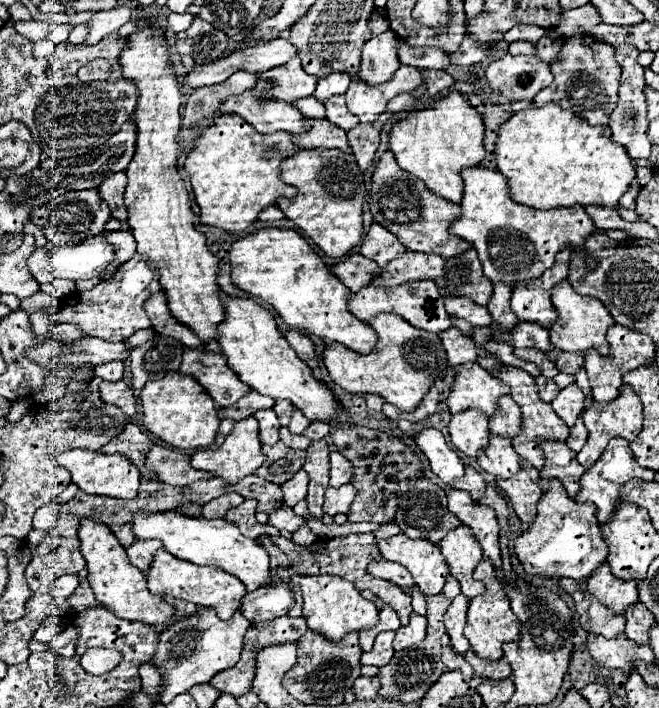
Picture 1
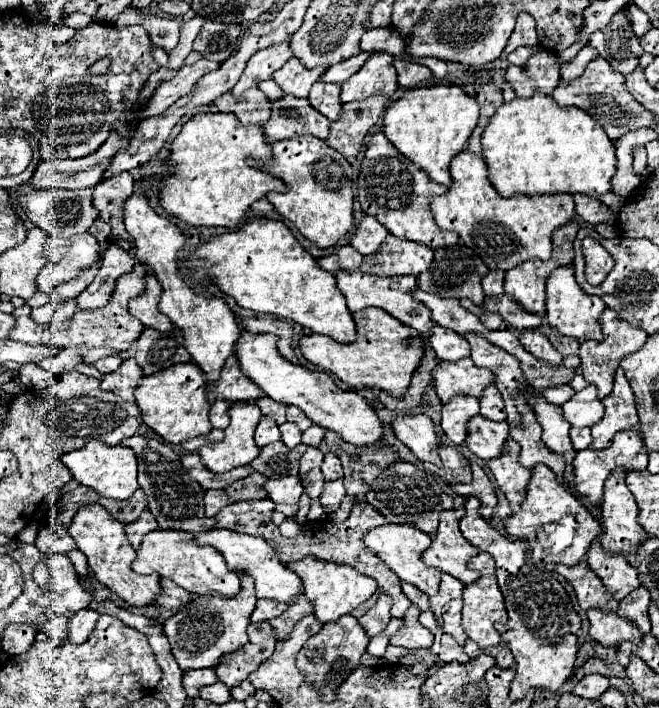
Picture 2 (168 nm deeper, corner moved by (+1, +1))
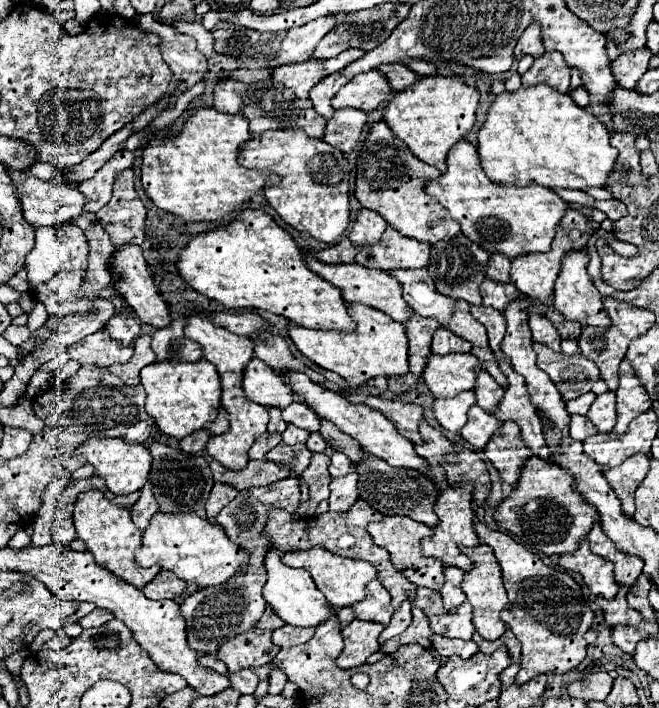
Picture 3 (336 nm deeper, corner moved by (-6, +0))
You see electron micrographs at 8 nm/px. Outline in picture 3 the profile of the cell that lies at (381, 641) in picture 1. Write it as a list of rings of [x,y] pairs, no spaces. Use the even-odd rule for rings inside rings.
[[[405,600],[395,612],[393,618],[389,622],[389,626],[381,632],[381,644],[397,634],[401,634],[403,630],[407,630],[407,626],[411,624],[411,600]]]

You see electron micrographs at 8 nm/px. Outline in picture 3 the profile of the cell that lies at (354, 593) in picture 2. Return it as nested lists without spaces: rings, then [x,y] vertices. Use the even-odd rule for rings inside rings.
[[[321,546],[303,550],[303,552],[299,552],[299,550],[285,552],[281,560],[285,564],[289,564],[289,566],[301,566],[301,568],[305,568],[311,574],[315,586],[325,594],[325,598],[329,600],[331,608],[335,608],[335,610],[351,606],[351,604],[363,600],[365,586],[371,580],[377,578],[375,576],[375,566],[371,566],[369,562],[365,562],[365,560],[353,560],[353,558],[343,558],[343,556],[337,556],[337,554],[333,554],[333,552],[329,552],[329,550],[321,548]]]

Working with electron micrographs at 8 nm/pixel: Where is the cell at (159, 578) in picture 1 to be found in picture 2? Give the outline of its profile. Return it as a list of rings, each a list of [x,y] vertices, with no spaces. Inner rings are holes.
[[[150,531],[138,549],[138,557],[132,563],[132,571],[138,575],[158,573],[160,577],[172,579],[176,585],[194,595],[236,597],[240,591],[240,577],[234,571],[228,571],[222,555],[214,547],[196,547],[192,543],[192,535],[184,531]]]

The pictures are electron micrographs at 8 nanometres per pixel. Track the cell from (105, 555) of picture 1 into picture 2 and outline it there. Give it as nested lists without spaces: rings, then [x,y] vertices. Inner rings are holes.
[[[92,503],[92,505],[82,507],[72,519],[70,535],[74,537],[78,549],[86,555],[90,573],[104,587],[108,587],[122,601],[126,601],[130,607],[144,609],[144,607],[156,603],[156,599],[162,595],[162,587],[160,587],[160,577],[158,575],[136,575],[132,571],[130,565],[136,559],[136,551],[132,549],[132,545],[128,543],[128,539],[124,535],[124,525],[120,521],[116,521],[102,505]]]

